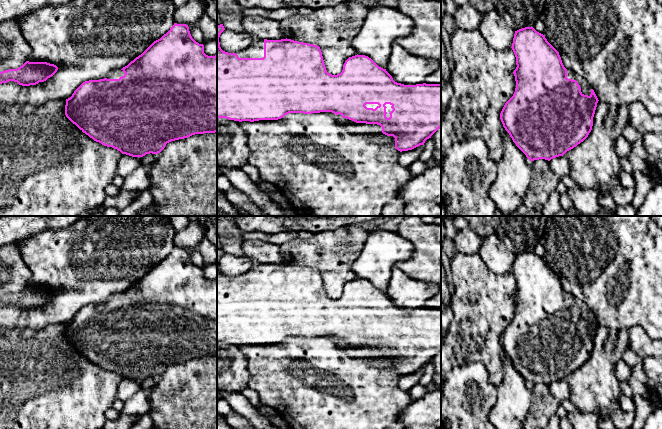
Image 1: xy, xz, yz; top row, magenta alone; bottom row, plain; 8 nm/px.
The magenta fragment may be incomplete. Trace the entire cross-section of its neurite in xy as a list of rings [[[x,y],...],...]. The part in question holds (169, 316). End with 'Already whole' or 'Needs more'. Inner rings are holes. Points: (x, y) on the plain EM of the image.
[[[174,247],[166,258],[154,265],[141,279],[136,281],[127,290],[114,294],[104,303],[83,306],[74,315],[72,320],[66,323],[65,339],[94,365],[104,370],[117,373],[122,378],[138,382],[150,377],[160,377],[166,368],[171,365],[188,362],[195,358],[215,357],[217,356],[217,279],[208,280],[204,277],[204,269],[199,268],[192,262],[188,249]]]. Needs more

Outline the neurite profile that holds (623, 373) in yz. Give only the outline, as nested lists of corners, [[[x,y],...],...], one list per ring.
[[[623,360],[618,363],[615,375],[618,378],[619,382],[626,382],[629,380],[631,372]]]

